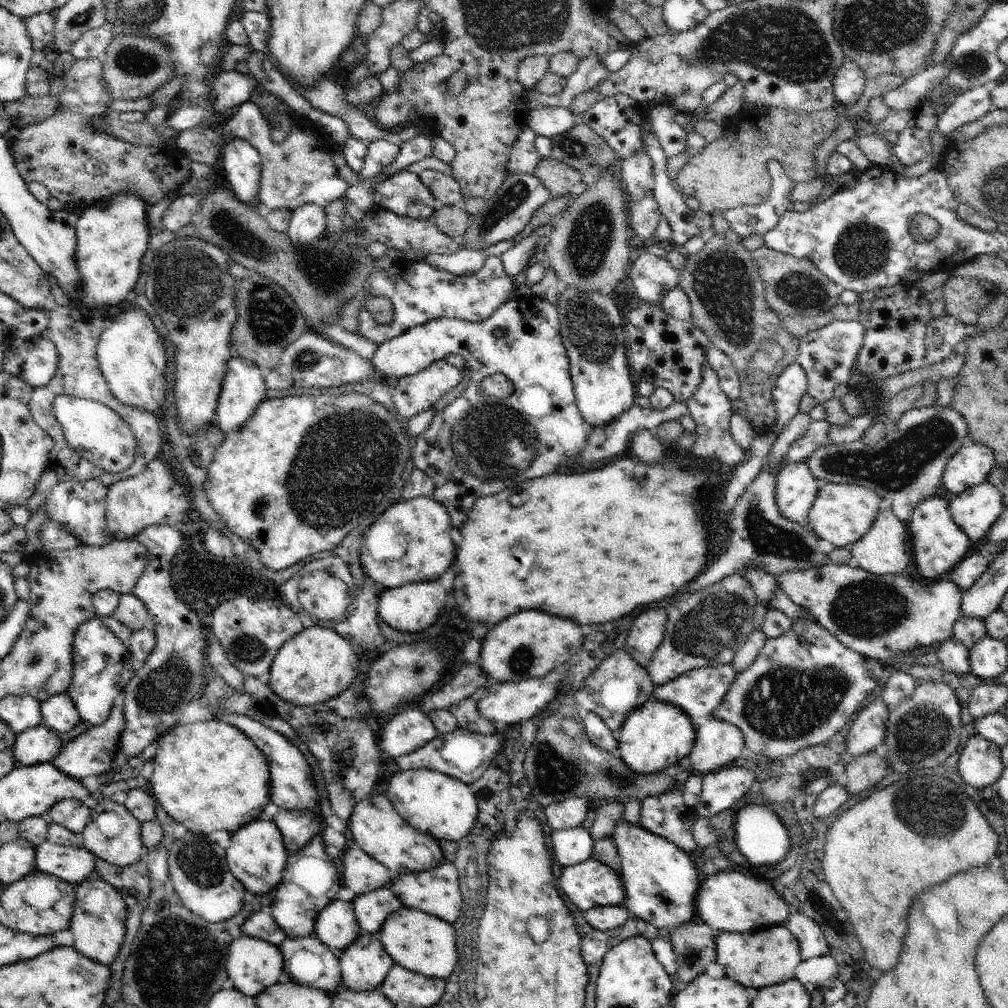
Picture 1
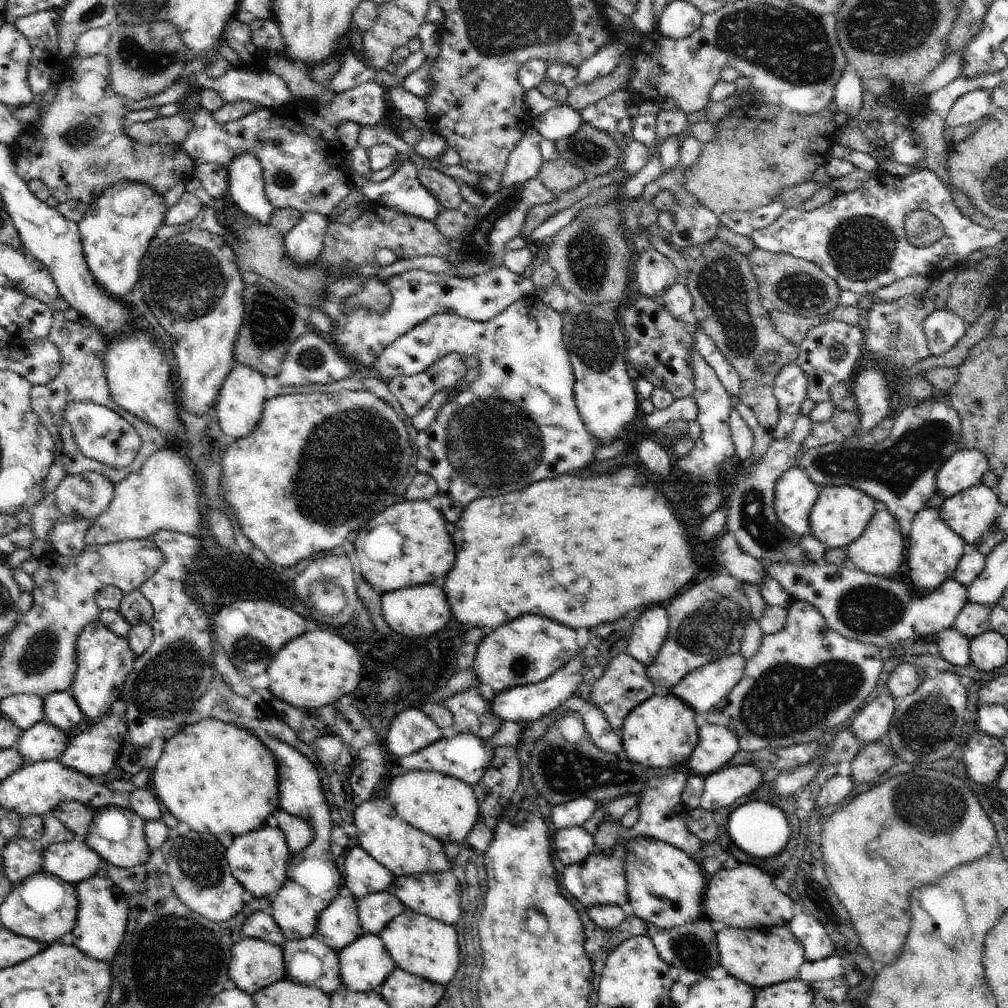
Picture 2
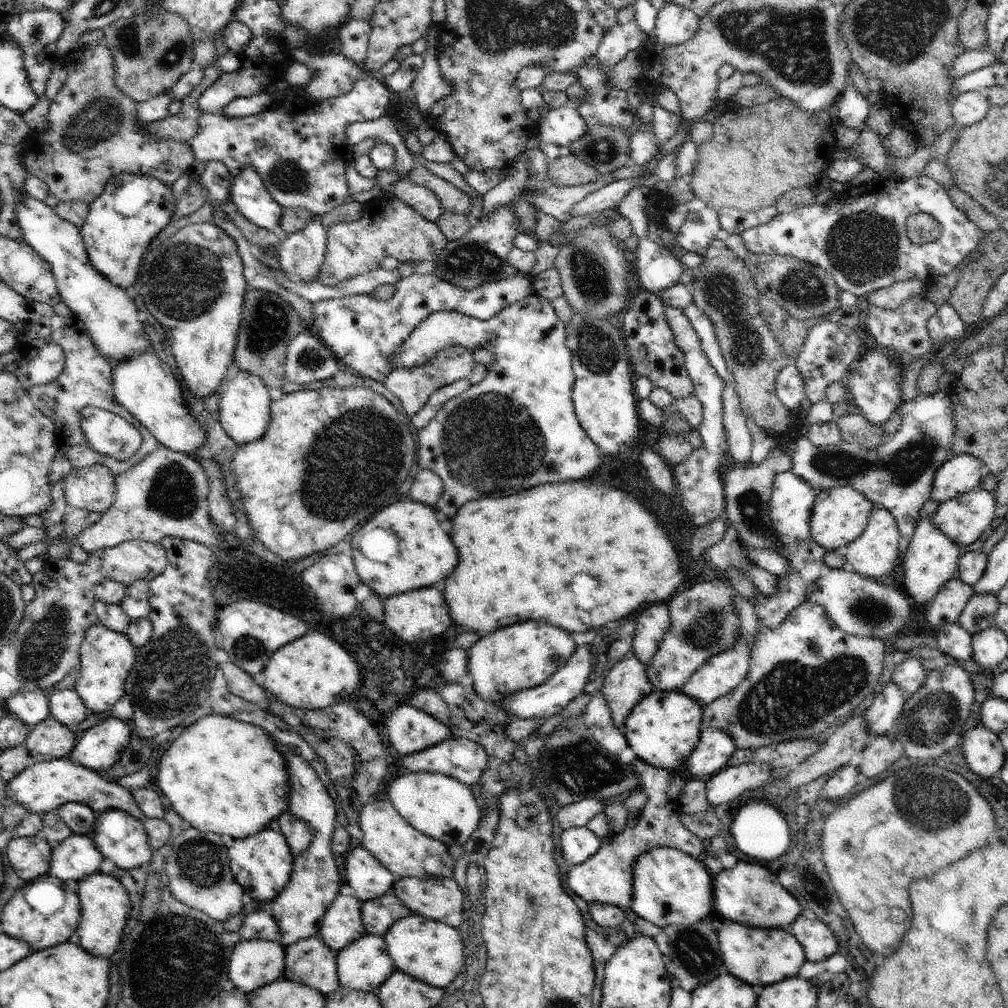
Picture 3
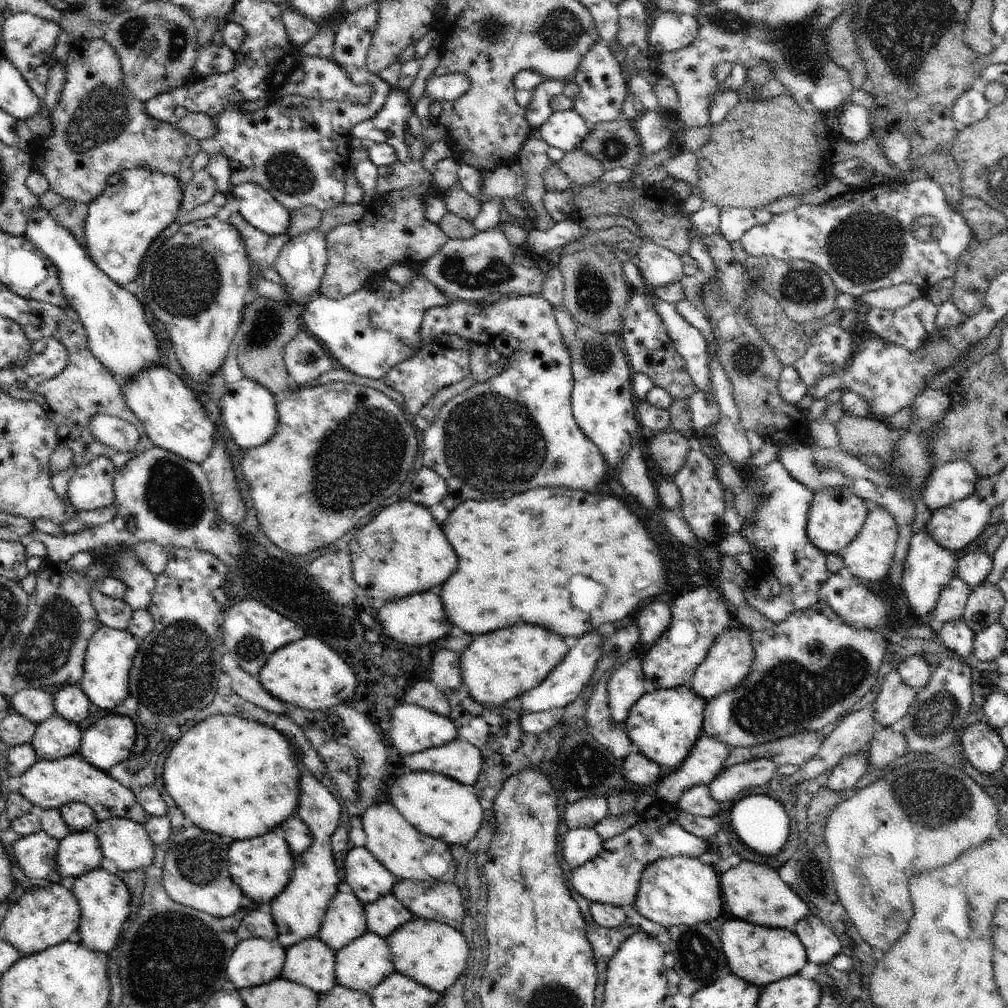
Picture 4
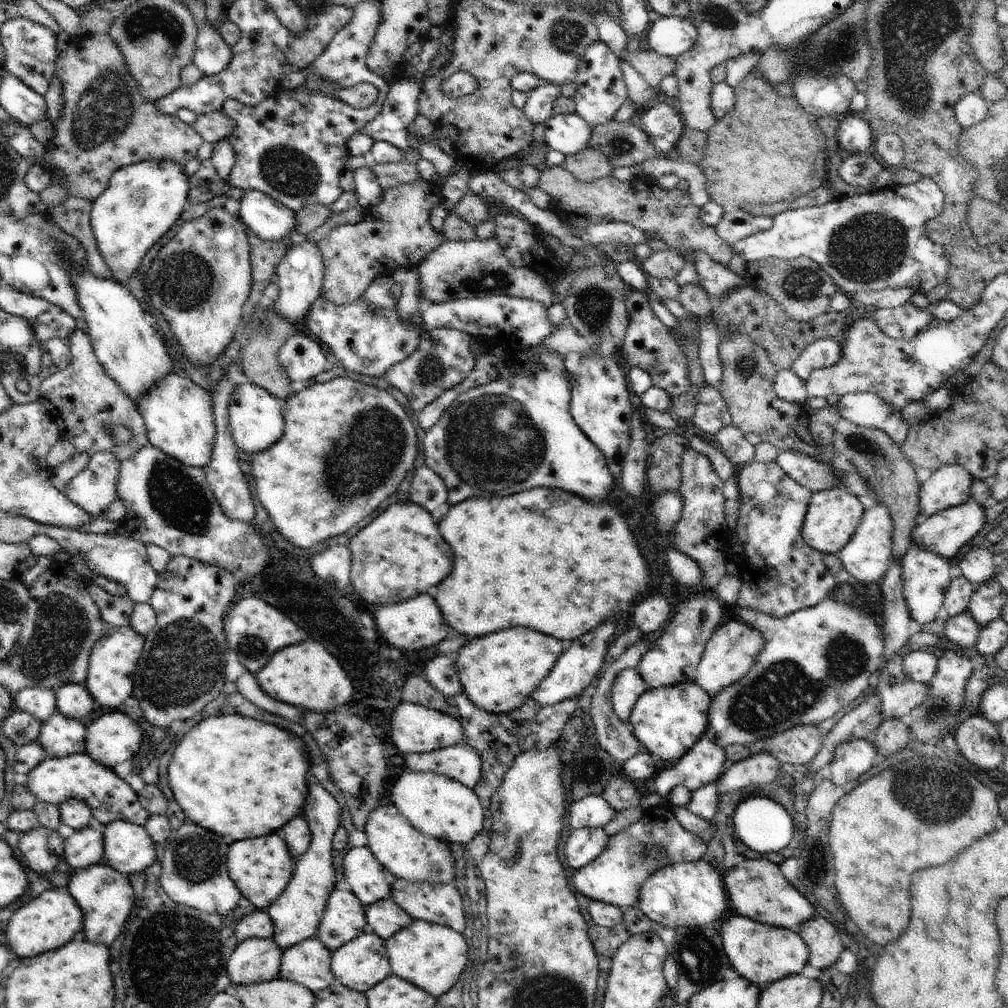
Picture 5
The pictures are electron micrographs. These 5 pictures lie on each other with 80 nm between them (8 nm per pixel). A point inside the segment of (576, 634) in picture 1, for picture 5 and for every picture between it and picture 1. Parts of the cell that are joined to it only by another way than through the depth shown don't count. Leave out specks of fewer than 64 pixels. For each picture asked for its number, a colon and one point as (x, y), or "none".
2: (529, 650)
3: (523, 656)
4: (496, 667)
5: (498, 672)

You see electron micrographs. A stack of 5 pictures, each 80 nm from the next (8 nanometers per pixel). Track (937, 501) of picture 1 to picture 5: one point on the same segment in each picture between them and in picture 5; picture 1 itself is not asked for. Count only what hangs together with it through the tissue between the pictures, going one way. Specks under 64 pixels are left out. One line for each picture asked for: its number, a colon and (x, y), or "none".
2: (934, 551)
3: (932, 559)
4: (928, 568)
5: (925, 576)

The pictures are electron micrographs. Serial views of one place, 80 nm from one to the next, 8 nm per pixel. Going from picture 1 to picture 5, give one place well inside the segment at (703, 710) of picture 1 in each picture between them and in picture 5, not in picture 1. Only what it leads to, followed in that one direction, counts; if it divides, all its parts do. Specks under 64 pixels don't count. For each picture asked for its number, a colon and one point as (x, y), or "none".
2: (702, 689)
3: (721, 674)
4: (728, 662)
5: (732, 650)

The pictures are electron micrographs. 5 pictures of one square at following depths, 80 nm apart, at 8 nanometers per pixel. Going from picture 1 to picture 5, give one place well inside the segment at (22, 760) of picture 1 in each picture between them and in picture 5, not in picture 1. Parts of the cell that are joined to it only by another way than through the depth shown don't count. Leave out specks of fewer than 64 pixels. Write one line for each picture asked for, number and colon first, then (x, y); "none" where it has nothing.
2: (42, 742)
3: (49, 740)
4: (55, 738)
5: (60, 735)

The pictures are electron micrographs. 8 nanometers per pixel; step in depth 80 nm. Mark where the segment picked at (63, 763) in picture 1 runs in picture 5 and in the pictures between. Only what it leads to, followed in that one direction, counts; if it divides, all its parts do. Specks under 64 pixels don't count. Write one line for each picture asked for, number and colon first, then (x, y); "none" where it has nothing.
2: (94, 752)
3: (98, 748)
4: (105, 744)
5: (114, 737)

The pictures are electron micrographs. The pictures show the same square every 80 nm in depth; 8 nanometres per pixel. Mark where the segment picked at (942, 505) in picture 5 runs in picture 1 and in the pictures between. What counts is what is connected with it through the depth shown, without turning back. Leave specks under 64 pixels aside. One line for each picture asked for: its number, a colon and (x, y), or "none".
1: (970, 466)
2: (966, 469)
3: (962, 473)
4: (955, 480)

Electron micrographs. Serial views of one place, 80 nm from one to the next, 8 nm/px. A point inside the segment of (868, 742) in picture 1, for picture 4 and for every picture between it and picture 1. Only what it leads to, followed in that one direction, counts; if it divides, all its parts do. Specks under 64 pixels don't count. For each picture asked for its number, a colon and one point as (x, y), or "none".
2: (872, 722)
3: (884, 711)
4: (895, 697)

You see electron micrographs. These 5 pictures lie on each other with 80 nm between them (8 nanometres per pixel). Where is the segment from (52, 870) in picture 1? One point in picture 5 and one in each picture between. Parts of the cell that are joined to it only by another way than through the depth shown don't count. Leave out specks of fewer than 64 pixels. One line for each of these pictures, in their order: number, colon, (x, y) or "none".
2: (72, 861)
3: (73, 859)
4: (79, 852)
5: (85, 847)

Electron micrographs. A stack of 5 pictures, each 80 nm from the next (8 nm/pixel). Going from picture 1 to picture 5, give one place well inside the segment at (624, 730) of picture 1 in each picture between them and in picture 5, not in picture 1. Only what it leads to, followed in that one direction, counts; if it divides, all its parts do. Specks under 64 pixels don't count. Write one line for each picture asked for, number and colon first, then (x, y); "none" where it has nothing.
2: (661, 733)
3: (663, 729)
4: (664, 725)
5: (668, 721)

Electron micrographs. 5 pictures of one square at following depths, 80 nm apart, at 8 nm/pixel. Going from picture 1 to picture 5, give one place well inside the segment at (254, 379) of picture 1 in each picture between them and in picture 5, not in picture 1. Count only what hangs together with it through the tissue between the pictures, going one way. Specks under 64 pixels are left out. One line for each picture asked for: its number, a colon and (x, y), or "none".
2: (239, 406)
3: (244, 407)
4: (249, 413)
5: (256, 420)

